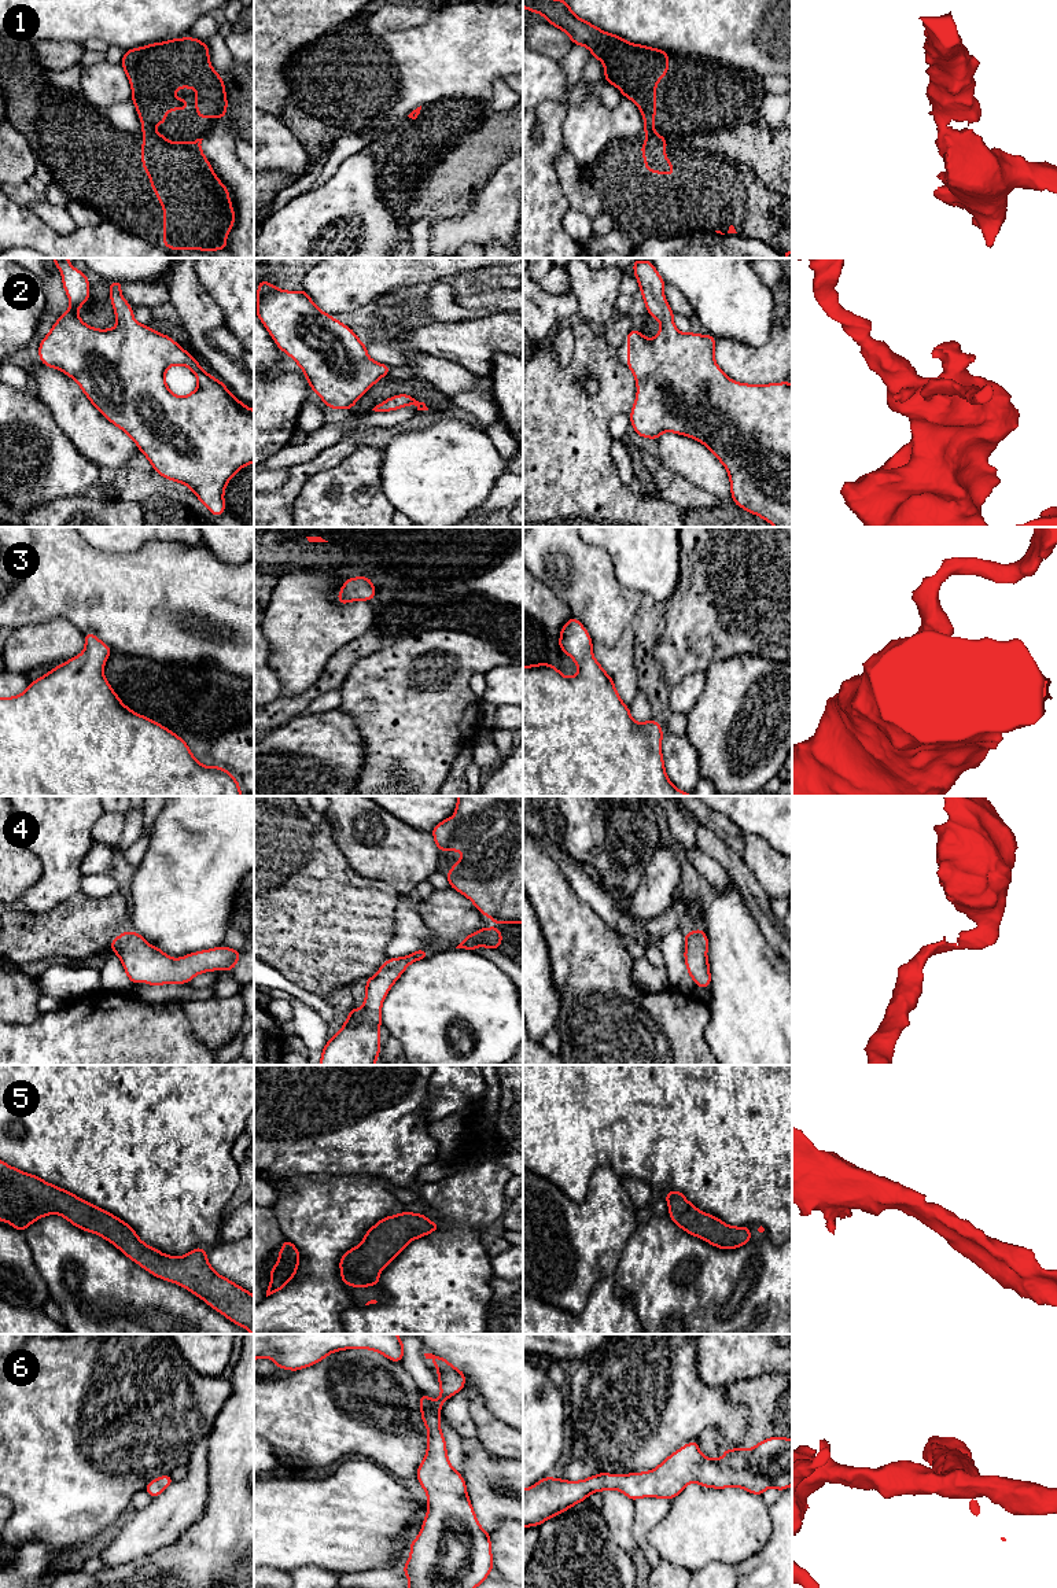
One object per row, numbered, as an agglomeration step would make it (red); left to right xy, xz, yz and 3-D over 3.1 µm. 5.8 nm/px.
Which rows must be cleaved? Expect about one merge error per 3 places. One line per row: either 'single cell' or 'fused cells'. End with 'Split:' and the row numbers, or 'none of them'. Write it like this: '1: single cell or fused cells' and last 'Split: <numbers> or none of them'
1: single cell
2: single cell
3: single cell
4: single cell
5: single cell
6: single cell
Split: none of them

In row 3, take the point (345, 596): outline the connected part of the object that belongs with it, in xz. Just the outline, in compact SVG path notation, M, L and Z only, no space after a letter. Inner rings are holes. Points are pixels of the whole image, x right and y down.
M368 576L350 578L342 583L343 589L338 593L338 603L340 605L356 600L372 601L376 589Z

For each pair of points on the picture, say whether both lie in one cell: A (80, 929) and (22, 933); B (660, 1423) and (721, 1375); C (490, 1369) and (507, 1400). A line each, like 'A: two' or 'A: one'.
A: one
B: two
C: one

